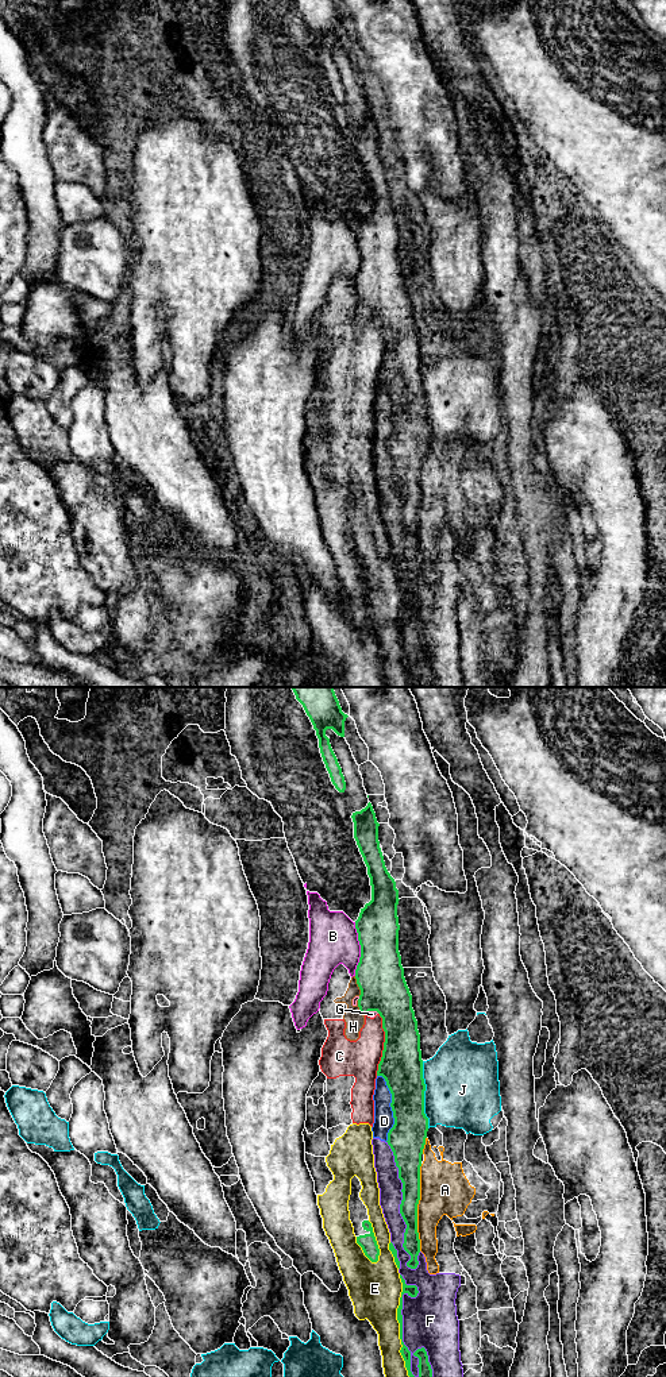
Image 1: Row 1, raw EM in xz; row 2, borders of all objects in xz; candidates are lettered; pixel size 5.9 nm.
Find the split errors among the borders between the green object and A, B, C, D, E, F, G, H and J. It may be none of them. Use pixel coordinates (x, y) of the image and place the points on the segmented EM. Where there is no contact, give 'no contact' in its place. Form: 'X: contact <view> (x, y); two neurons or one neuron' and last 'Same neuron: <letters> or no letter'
A: contact xz (416, 1207); two neurons
B: contact xz (361, 949); two neurons
C: contact xz (384, 1044); two neurons
D: contact xz (391, 1106); two neurons
E: contact xz (400, 1326); two neurons
F: contact xz (401, 1323); two neurons
G: contact xz (372, 1010); two neurons
H: contact xz (358, 986); two neurons
J: contact xz (423, 1095); two neurons
Same neuron: no letter

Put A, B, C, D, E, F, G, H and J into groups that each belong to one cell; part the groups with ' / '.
A / B / C E G H / D F / J

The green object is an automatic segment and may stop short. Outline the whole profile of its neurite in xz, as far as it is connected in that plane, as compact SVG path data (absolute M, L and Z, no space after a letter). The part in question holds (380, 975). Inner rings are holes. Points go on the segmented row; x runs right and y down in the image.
M369 802L351 815L354 838L367 867L372 900L355 921L361 957L355 969L361 990L362 1015L377 1011L382 1018L385 1042L377 1076L382 1076L392 1094L394 1125L388 1133L399 1179L403 1183L400 1214L407 1224L404 1250L411 1256L407 1266L419 1265L420 1239L417 1204L420 1200L421 1154L428 1131L424 1114L423 1060L420 1034L412 1008L412 995L404 977L399 952L399 890L388 872L378 841L376 813Z

